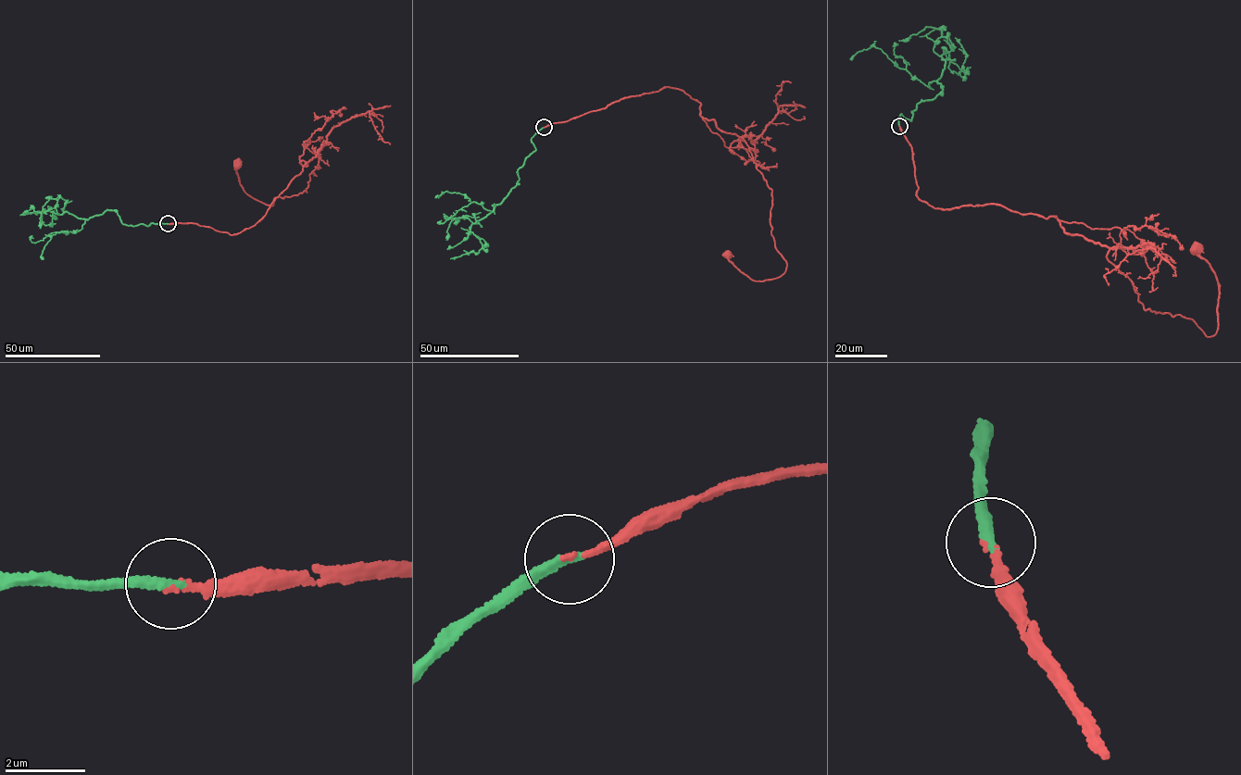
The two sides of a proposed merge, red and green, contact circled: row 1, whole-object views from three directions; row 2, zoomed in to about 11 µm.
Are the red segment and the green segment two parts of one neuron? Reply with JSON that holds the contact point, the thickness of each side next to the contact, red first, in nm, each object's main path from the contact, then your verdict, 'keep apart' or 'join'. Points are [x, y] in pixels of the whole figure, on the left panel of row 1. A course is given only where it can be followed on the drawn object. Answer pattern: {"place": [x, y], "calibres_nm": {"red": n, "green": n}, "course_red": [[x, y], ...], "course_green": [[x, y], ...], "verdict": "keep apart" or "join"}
{"place": [168, 223], "calibres_nm": {"red": 140, "green": 280}, "course_red": [[168, 224], [241, 232], [300, 161], [319, 160], [307, 192], [272, 206], [245, 193], [238, 163]], "course_green": [[168, 223], [123, 224], [112, 210], [86, 218], [52, 212], [53, 223], [45, 225], [40, 213], [20, 215]], "verdict": "join"}

